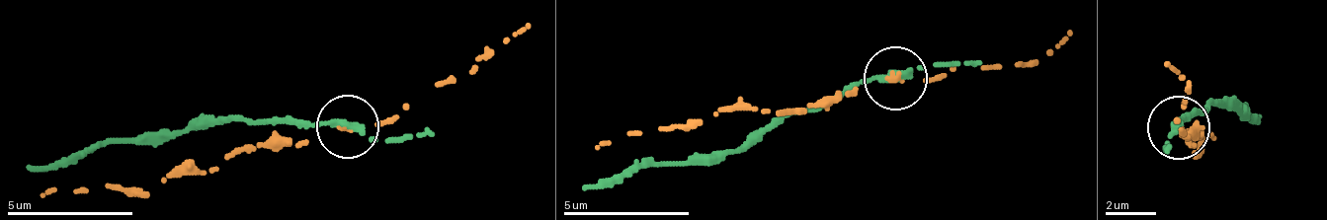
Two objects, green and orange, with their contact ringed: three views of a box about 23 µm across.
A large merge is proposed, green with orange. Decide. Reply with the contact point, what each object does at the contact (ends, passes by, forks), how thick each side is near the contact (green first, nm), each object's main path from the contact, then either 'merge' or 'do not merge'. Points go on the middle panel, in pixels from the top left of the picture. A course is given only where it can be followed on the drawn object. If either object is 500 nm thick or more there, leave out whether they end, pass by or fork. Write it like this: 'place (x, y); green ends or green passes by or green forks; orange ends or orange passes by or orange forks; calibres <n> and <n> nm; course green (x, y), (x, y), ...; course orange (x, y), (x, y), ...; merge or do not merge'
place (895, 78); green passes by; orange ends; calibres 280 and 190 nm; course green (897, 79), (859, 79), (771, 117), (734, 154), (653, 162), (585, 188); course orange (890, 79), (786, 111), (729, 110), (700, 122), (599, 149); do not merge

